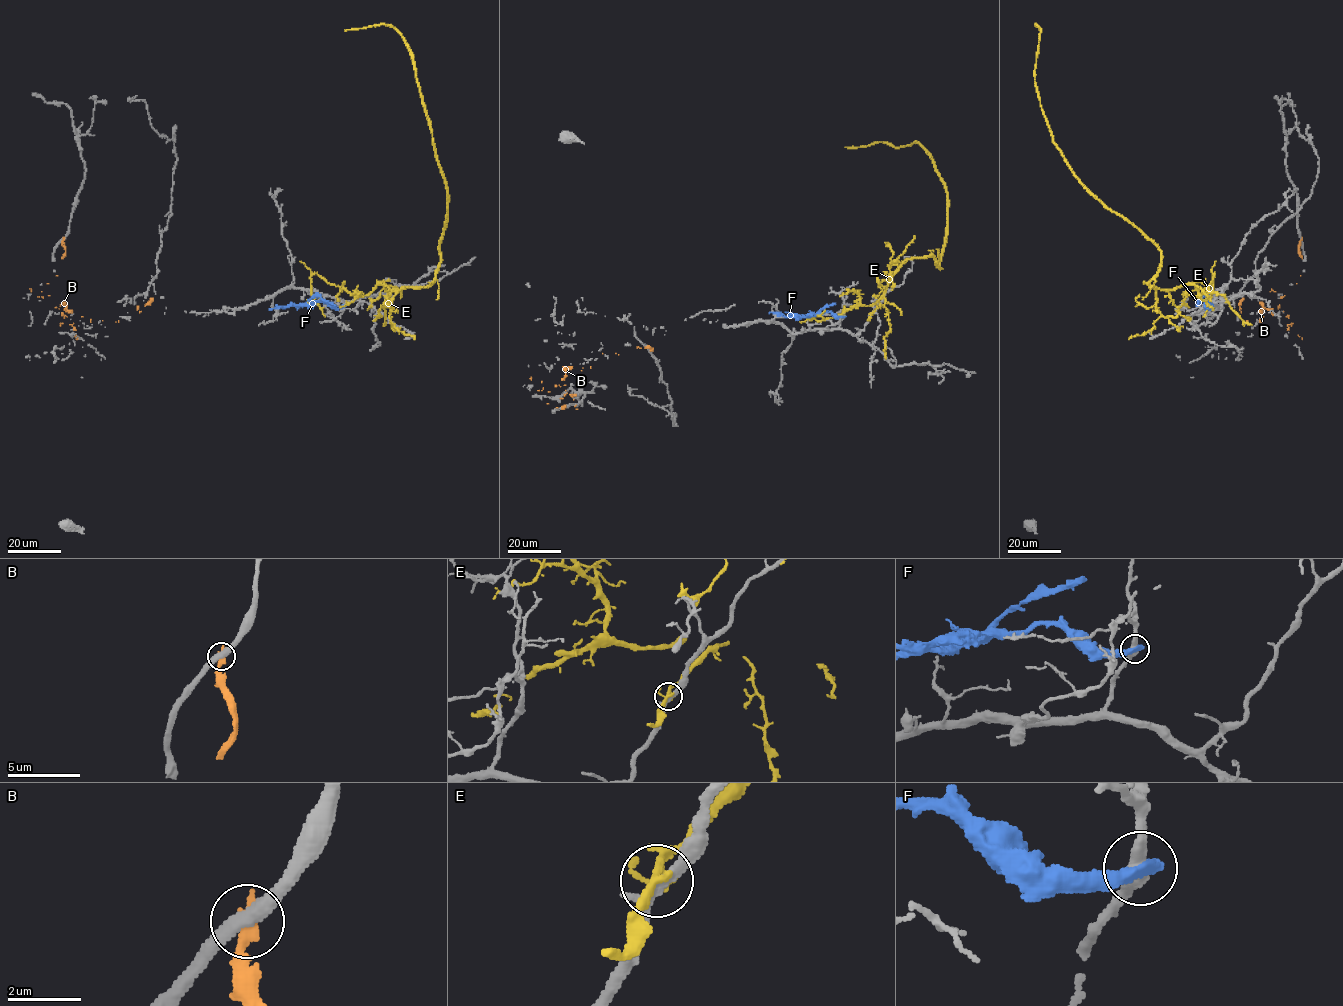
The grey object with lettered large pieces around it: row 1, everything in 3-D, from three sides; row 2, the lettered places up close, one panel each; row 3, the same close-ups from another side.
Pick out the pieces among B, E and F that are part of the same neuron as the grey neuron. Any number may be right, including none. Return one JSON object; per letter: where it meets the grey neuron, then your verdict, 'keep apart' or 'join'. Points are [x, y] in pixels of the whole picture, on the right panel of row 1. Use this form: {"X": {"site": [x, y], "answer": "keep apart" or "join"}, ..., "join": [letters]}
{"B": {"site": [1301, 239], "answer": "keep apart"}, "E": {"site": [1207, 305], "answer": "keep apart"}, "F": {"site": [1209, 306], "answer": "keep apart"}, "join": []}

